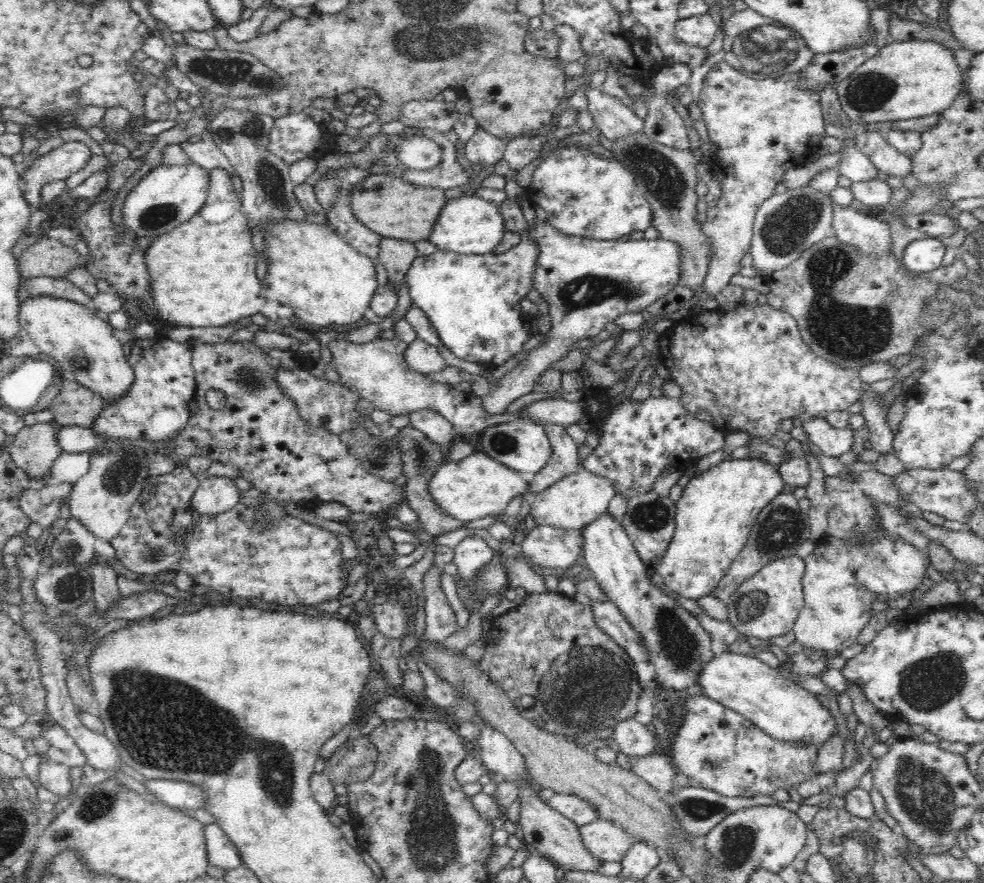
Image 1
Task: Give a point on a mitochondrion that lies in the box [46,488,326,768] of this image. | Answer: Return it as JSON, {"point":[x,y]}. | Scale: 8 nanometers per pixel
{"point":[73,587]}

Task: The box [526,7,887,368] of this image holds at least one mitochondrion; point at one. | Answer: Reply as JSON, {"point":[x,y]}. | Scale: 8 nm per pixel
{"point":[761,49]}

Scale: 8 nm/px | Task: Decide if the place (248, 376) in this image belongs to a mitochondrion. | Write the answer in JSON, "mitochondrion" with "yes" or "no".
{"mitochondrion":"yes"}

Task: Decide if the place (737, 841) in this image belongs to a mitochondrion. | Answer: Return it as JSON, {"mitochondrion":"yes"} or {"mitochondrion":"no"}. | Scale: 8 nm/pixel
{"mitochondrion":"yes"}

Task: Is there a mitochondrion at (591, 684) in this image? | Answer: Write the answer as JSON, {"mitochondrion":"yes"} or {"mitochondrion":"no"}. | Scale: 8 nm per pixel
{"mitochondrion":"yes"}

